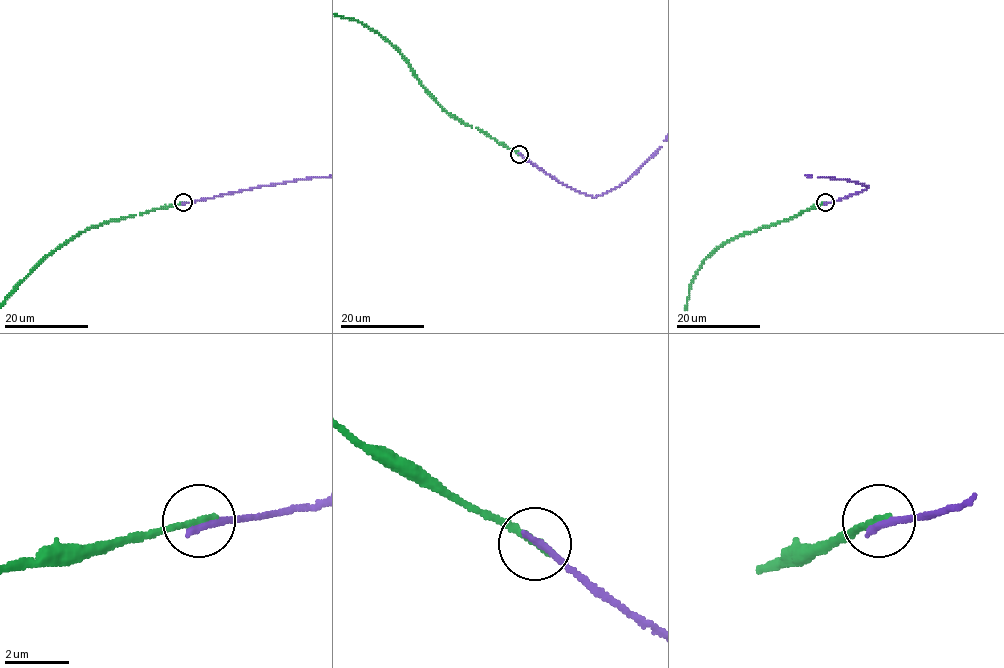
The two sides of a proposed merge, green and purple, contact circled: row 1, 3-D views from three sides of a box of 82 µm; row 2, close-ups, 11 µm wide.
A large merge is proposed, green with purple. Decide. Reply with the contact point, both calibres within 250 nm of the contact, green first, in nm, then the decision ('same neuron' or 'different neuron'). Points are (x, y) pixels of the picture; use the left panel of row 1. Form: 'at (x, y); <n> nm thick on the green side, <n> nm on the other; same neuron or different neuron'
at (183, 202); 240 nm thick on the green side, 240 nm on the other; different neuron

